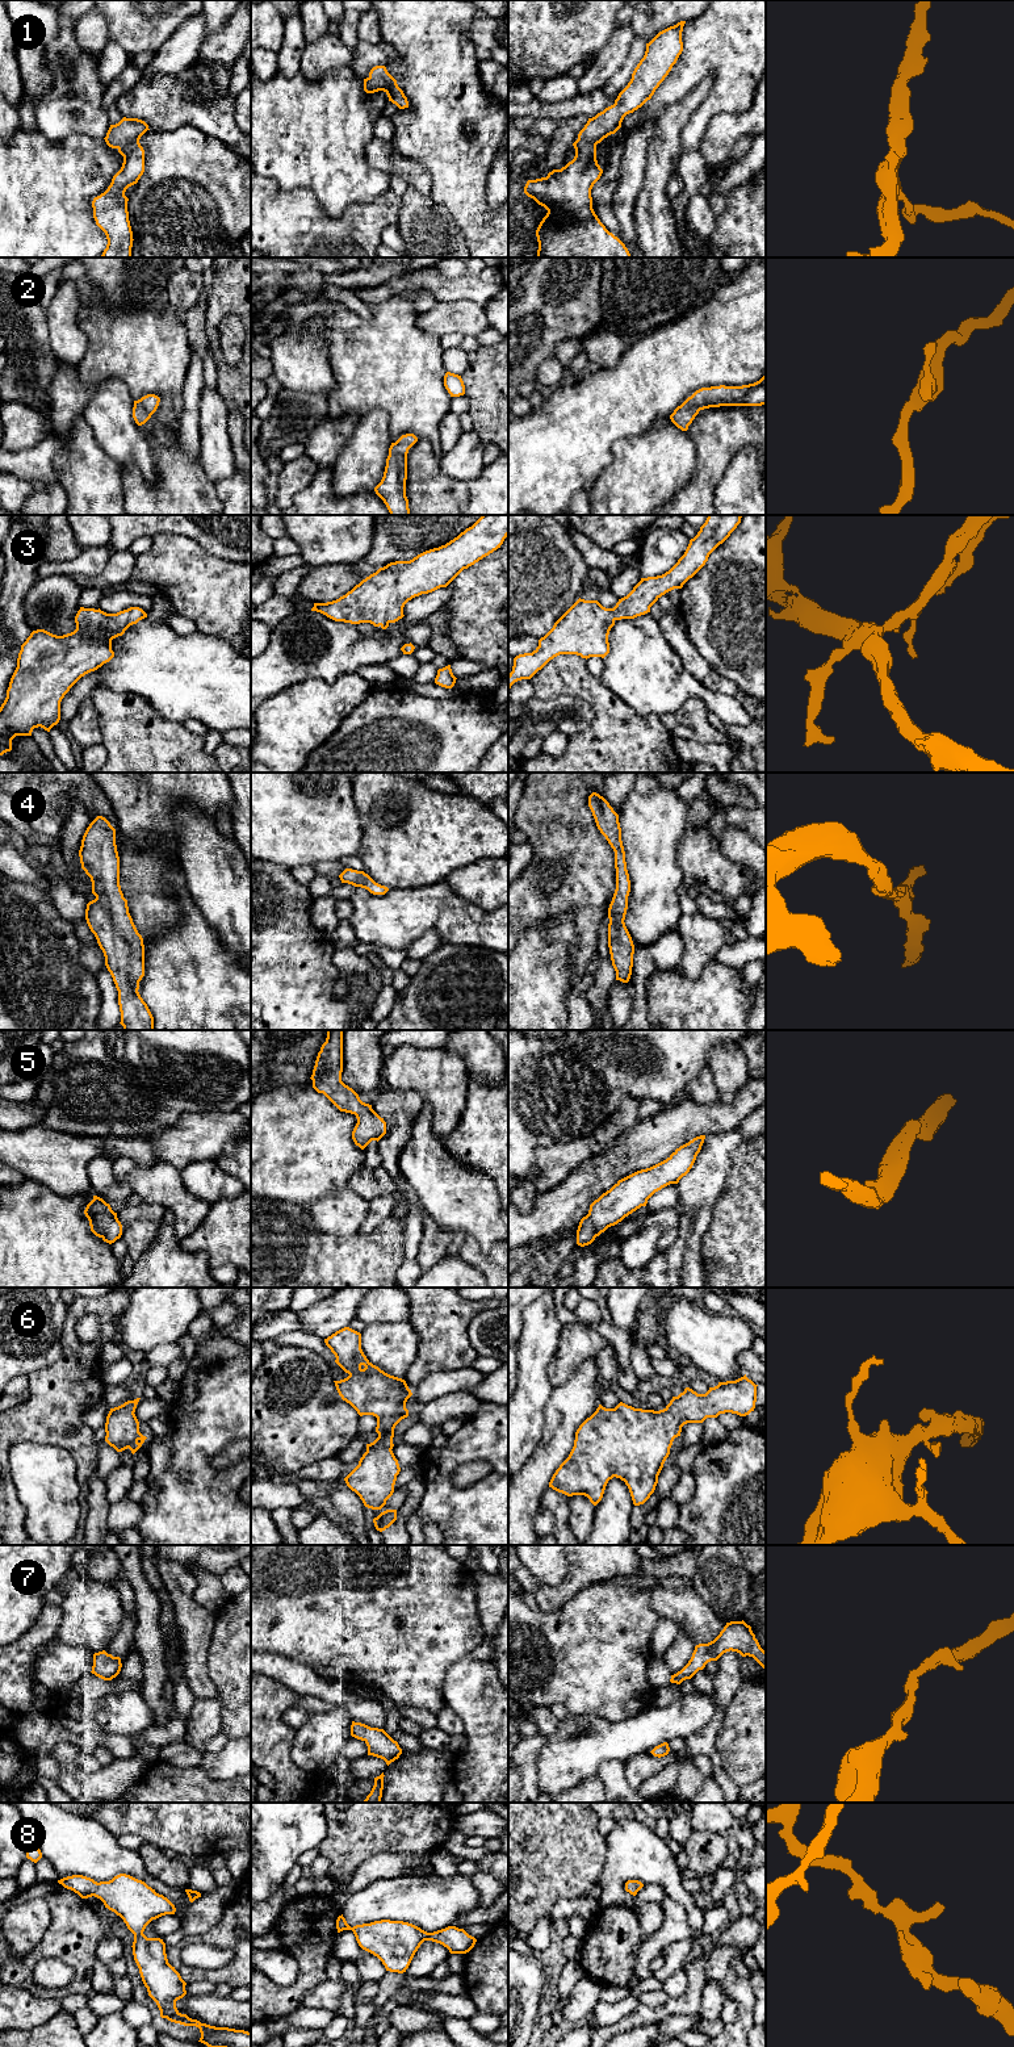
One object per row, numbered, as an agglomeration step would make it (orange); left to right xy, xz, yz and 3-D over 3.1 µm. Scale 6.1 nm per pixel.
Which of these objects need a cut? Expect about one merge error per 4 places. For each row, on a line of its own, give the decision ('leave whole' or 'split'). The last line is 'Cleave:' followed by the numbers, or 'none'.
1: leave whole
2: leave whole
3: leave whole
4: leave whole
5: leave whole
6: leave whole
7: leave whole
8: leave whole
Cleave: none

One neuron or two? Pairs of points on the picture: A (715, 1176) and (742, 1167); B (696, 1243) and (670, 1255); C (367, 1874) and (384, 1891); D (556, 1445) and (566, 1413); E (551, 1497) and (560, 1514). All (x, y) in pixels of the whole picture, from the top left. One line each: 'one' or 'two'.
A: two
B: two
C: two
D: one
E: one

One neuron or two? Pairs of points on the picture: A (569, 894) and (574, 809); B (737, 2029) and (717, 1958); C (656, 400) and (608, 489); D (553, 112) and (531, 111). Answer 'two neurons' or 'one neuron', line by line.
A: one neuron
B: one neuron
C: two neurons
D: one neuron

